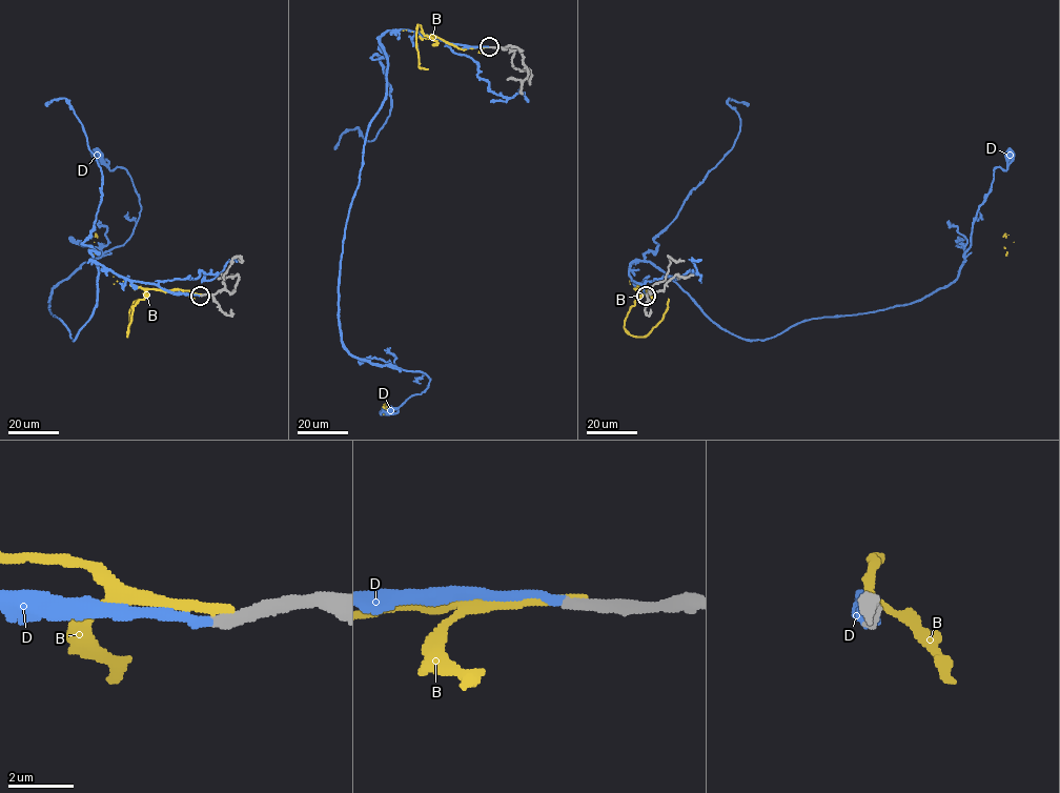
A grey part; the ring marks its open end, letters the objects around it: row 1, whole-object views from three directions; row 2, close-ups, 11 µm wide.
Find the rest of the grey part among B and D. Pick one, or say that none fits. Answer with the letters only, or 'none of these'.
D

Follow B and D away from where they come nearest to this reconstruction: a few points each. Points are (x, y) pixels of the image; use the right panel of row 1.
B: (647, 295), (637, 289), (626, 318), (632, 336), (645, 337), (669, 299), (1014, 242)
D: (647, 296), (629, 277), (637, 261), (748, 340), (919, 301), (957, 278), (994, 169), (1005, 170), (1008, 156)

